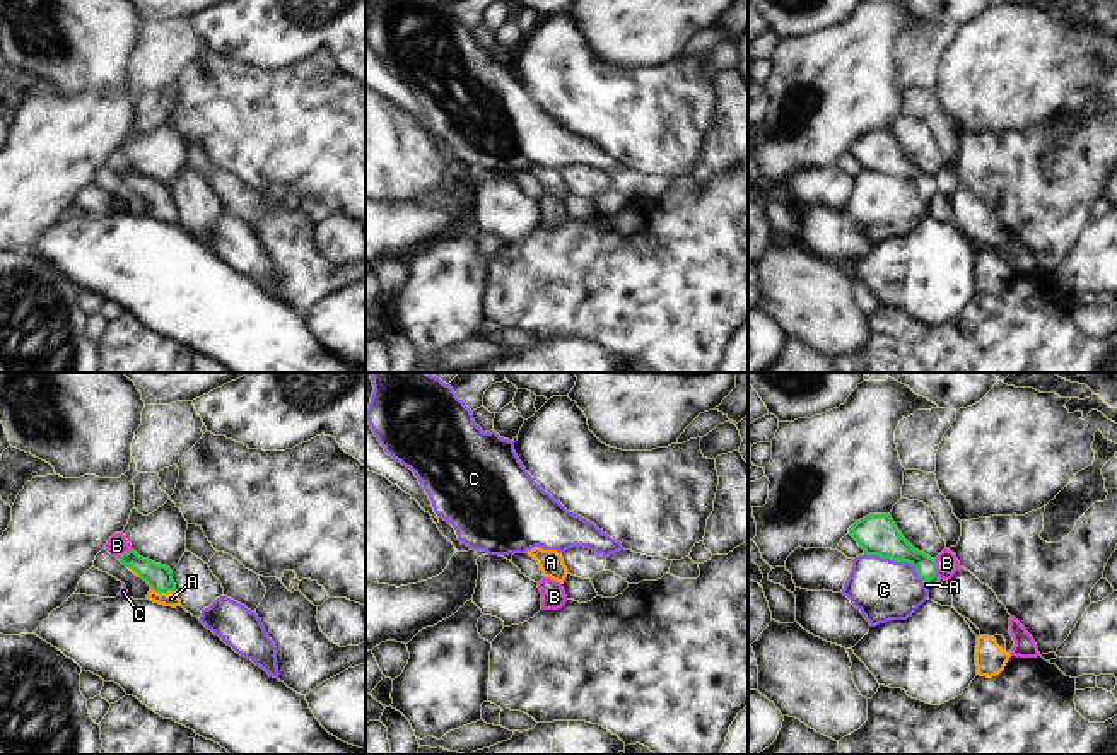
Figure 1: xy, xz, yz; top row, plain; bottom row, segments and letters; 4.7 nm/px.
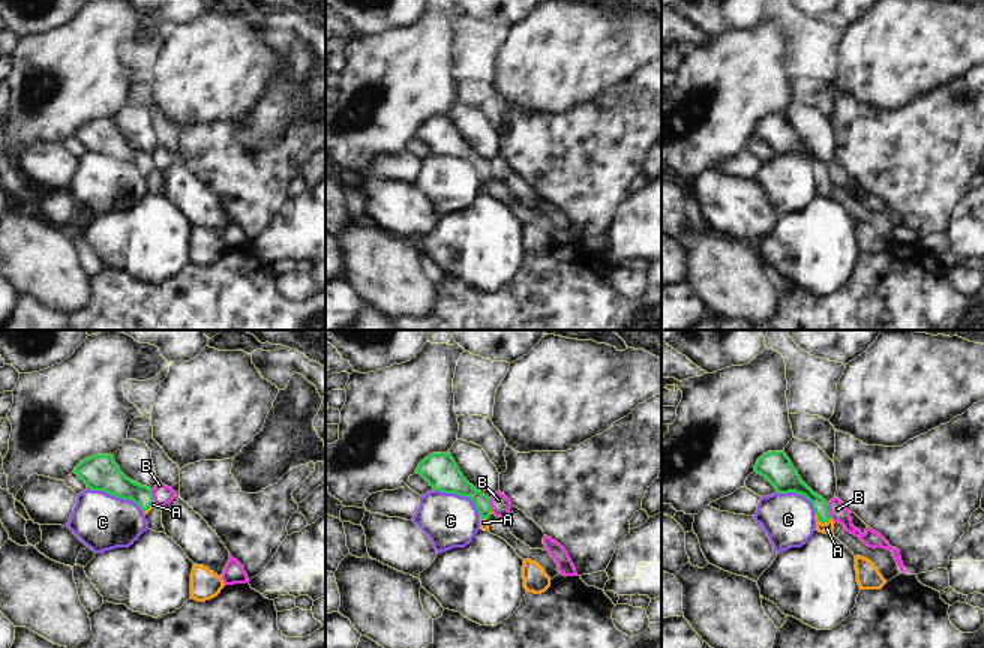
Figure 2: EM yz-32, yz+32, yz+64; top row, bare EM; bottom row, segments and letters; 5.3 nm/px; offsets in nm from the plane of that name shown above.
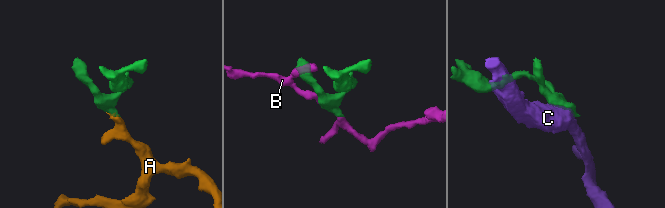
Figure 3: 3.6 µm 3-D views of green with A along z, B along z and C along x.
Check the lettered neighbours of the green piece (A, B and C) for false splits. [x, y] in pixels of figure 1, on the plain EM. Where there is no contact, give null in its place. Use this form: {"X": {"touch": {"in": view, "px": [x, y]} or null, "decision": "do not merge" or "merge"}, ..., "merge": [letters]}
{"A": {"touch": {"in": "xy", "px": [163, 209]}, "decision": "merge"}, "B": {"touch": {"in": "yz", "px": [935, 185]}, "decision": "do not merge"}, "C": {"touch": {"in": "yz", "px": [895, 178]}, "decision": "do not merge"}, "merge": ["A"]}

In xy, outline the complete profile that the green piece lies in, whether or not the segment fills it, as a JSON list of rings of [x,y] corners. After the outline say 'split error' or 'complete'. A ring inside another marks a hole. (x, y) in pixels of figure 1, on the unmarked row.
[[[135,167],[120,173],[118,178],[150,203],[147,212],[150,219],[173,225],[181,224],[169,184],[143,176]]]; split error

